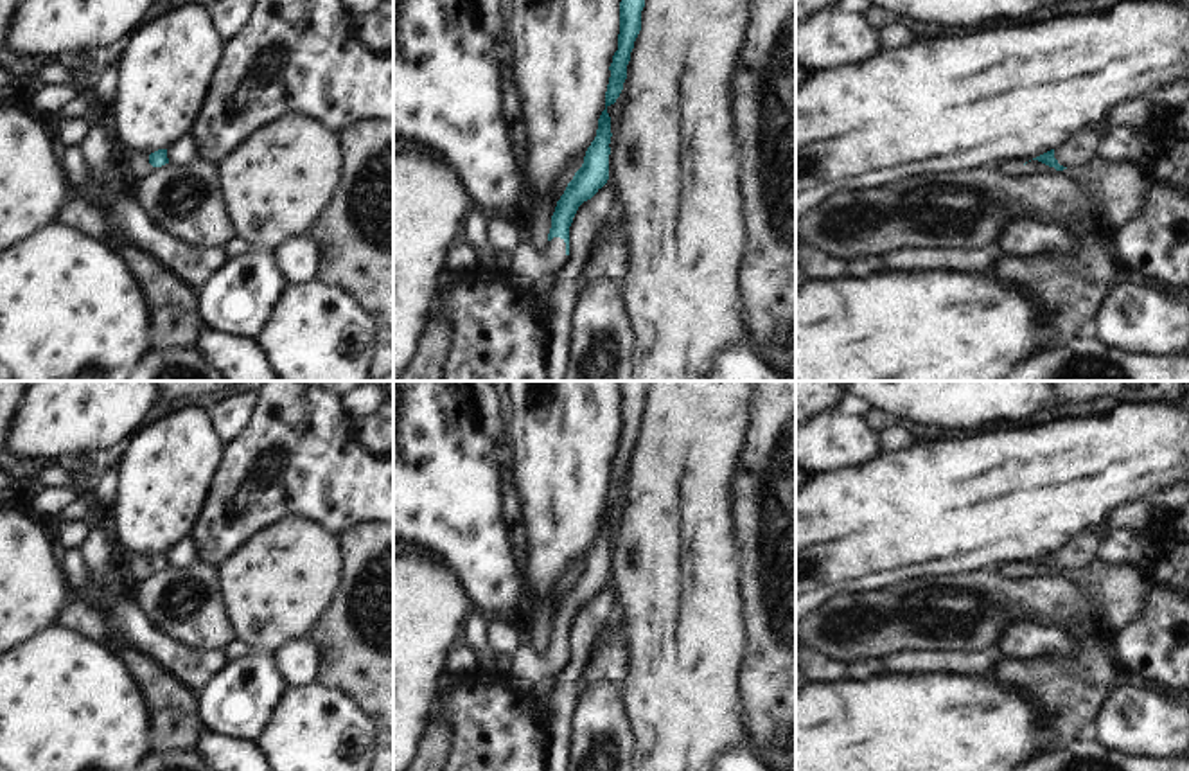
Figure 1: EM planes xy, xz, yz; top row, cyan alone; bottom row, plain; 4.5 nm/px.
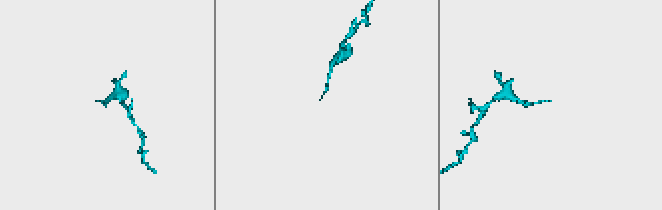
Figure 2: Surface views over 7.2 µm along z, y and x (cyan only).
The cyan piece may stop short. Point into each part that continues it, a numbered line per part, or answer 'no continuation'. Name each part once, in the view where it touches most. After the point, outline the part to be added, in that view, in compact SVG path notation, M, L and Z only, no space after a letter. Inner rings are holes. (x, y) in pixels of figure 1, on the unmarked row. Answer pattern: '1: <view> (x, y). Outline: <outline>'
1: xz (527, 665). Outline: M560 640L548 643L544 652L519 643L515 652L506 658L501 678L512 690L528 690L539 679L555 678L566 665L566 645Z

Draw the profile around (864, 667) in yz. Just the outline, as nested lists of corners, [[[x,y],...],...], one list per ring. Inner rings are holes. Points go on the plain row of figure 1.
[[[873,656],[859,658],[851,663],[851,674],[857,679],[869,678],[873,674],[880,674],[889,670],[884,660],[876,660]]]

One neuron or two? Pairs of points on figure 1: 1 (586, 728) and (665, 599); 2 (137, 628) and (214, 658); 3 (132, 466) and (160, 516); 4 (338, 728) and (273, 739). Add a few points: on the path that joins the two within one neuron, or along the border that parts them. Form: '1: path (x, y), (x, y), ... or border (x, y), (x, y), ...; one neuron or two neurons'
1: border (620, 622), (625, 633), (624, 705); two neurons
2: path (157, 644), (178, 658), (194, 658); one neuron
3: path (144, 478), (158, 493), (158, 504); one neuron
4: path (322, 739), (290, 739); one neuron

